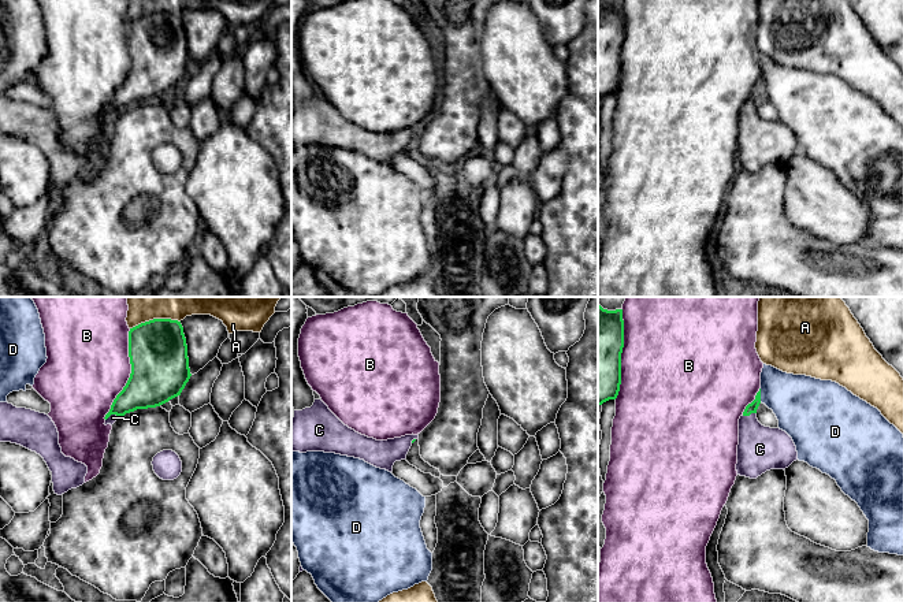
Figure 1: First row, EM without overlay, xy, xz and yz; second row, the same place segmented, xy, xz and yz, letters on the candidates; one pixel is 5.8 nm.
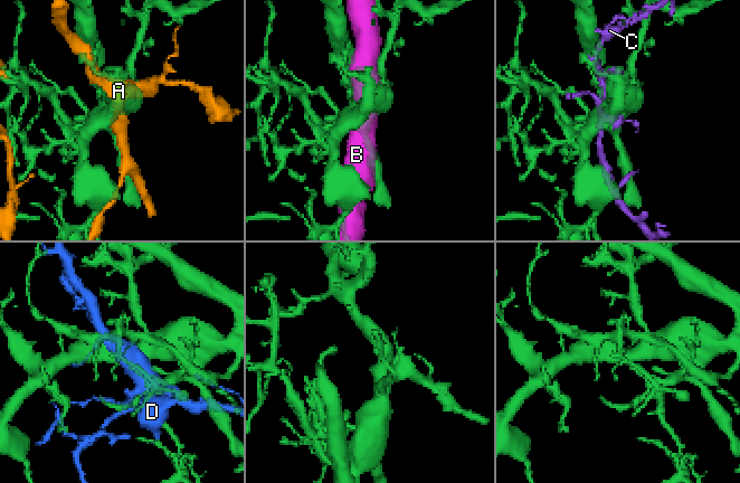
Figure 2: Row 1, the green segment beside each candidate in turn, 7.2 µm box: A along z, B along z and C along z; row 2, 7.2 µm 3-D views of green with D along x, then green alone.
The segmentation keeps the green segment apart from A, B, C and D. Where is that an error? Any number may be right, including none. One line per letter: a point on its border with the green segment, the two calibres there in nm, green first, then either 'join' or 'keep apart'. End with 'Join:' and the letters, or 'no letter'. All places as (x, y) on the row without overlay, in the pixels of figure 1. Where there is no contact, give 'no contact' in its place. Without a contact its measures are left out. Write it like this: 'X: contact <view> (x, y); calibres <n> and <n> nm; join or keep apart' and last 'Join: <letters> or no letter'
A: contact xy (155, 12); calibres 340 and 110 nm; keep apart
B: contact xy (130, 67); calibres 340 and 480 nm; keep apart
C: contact yz (749, 108); calibres 60 and 260 nm; join
D: contact yz (760, 89); calibres 60 and 320 nm; keep apart
Join: C

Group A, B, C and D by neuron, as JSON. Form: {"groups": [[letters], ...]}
{"groups": [["A"], ["B"], ["C"], ["D"]]}

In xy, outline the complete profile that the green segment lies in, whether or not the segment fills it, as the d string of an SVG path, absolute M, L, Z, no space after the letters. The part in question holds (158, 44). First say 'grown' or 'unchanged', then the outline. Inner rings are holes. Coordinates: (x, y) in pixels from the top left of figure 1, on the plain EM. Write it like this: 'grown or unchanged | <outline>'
grown | M153 12L129 25L130 71L105 108L105 119L137 103L181 89L192 67L181 15Z

